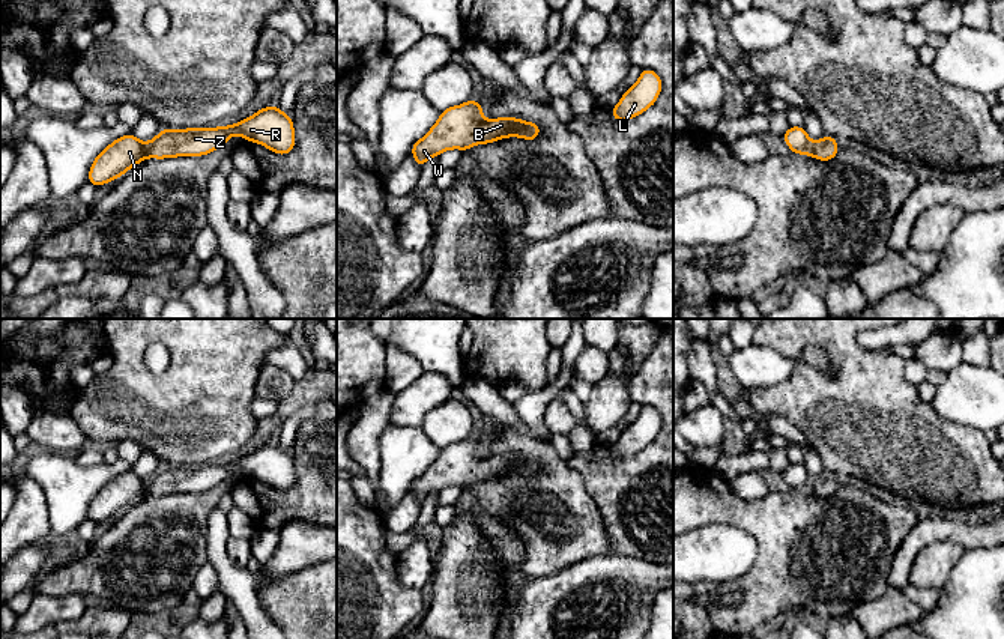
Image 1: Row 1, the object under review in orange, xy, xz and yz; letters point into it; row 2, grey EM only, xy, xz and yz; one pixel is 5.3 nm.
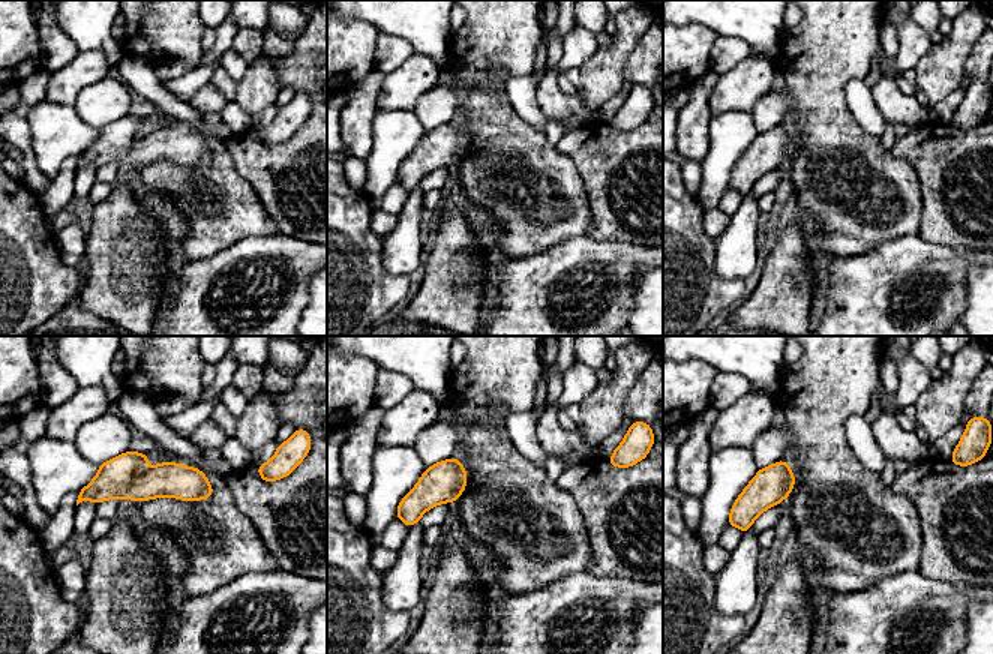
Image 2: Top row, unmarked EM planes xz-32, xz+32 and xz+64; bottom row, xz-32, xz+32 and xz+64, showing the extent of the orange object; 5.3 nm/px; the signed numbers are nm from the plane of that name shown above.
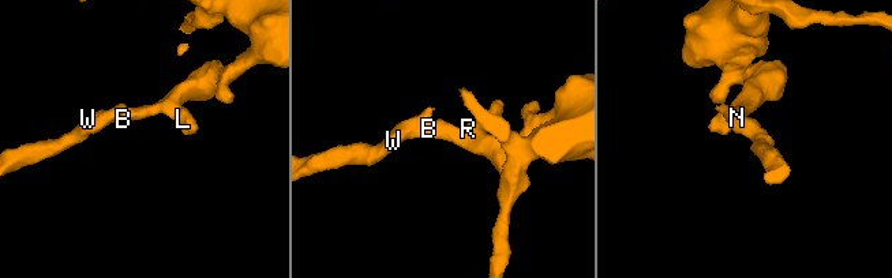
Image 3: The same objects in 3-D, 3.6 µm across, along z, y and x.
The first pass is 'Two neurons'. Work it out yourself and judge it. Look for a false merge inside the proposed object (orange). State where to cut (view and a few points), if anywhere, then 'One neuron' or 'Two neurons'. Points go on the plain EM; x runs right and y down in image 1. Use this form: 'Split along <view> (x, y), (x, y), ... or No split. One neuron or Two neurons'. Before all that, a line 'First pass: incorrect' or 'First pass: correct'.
First pass: incorrect
No split. One neuron

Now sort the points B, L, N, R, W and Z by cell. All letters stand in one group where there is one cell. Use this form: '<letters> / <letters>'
B L N R W Z

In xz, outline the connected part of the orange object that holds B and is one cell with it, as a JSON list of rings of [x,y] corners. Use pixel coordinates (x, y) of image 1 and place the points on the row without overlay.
[[[472,436],[442,448],[433,465],[410,487],[421,505],[427,496],[449,486],[467,487],[473,481],[487,481],[505,474],[535,477],[540,468],[537,460],[511,453],[485,457],[479,439]]]

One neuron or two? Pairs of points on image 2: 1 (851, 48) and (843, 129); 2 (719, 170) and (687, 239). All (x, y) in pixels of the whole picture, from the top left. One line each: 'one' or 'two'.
1: one
2: two

